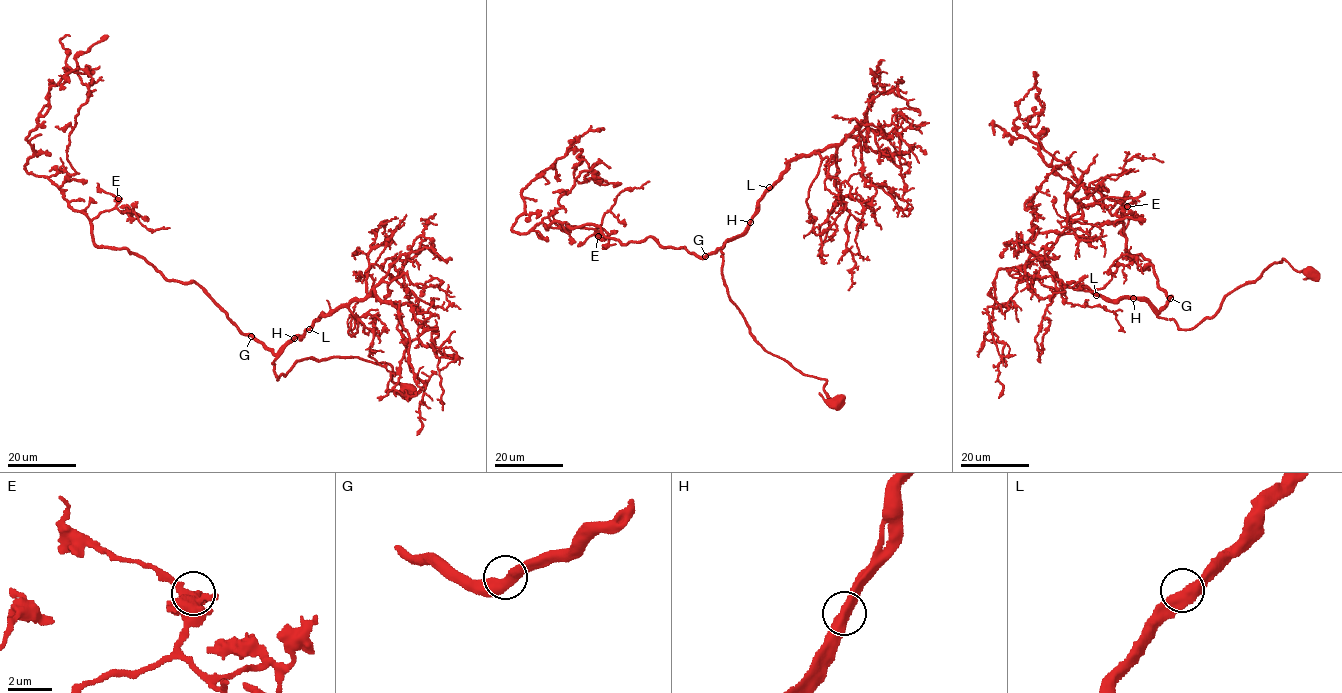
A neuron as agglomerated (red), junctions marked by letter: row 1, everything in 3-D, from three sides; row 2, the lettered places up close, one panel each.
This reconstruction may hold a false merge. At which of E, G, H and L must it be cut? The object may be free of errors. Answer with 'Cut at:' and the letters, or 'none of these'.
Cut at: none of these

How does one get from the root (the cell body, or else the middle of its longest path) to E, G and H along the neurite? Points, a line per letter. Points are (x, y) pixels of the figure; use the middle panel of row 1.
E: (837, 402), (826, 380), (750, 332), (723, 280), (729, 239), (697, 257), (567, 224), (598, 236)
G: (837, 402), (827, 396), (826, 380), (768, 353), (750, 332), (723, 280), (721, 250), (729, 239), (705, 256)
H: (837, 402), (827, 396), (824, 379), (802, 374), (764, 349), (728, 295), (722, 247), (750, 222)

